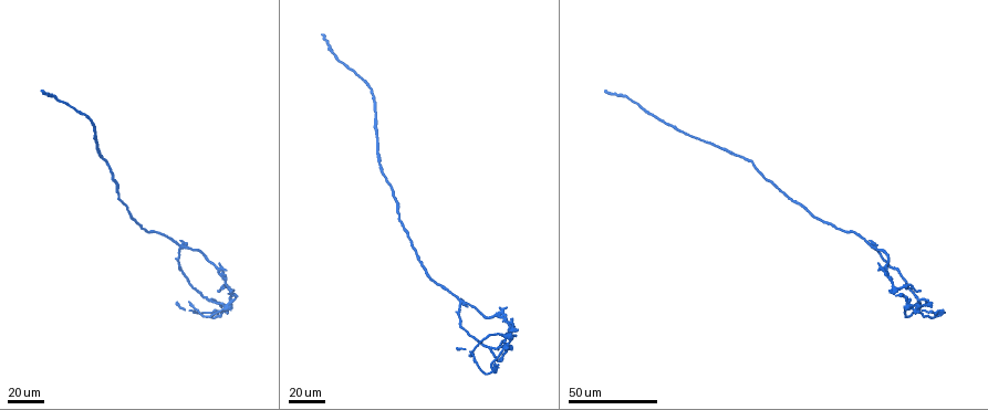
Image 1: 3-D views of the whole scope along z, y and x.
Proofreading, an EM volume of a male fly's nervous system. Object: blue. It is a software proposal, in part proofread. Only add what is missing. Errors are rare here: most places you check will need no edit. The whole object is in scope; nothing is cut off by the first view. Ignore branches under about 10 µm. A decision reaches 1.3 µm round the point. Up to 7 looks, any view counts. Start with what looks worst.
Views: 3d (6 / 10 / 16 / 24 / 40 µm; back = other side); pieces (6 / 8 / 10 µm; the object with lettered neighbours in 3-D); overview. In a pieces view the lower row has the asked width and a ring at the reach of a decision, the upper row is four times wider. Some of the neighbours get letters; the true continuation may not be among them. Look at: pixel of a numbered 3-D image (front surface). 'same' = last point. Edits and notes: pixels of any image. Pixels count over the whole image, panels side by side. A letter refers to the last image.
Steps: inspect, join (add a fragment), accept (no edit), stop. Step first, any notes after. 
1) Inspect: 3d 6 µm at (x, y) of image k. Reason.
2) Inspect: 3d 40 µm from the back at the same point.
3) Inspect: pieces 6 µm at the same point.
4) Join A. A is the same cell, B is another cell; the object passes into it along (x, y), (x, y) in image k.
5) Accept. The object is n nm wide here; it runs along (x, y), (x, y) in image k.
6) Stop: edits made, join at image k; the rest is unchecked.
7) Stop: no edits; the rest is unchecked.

Inspect: 3d 40 µm at (919, 292) of image 1. Free end.

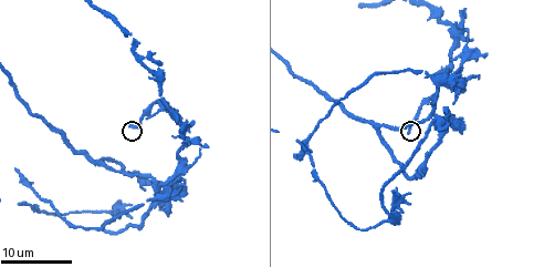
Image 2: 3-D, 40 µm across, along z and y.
Inspect: pieces 6 µm at (408, 133) of image 2.

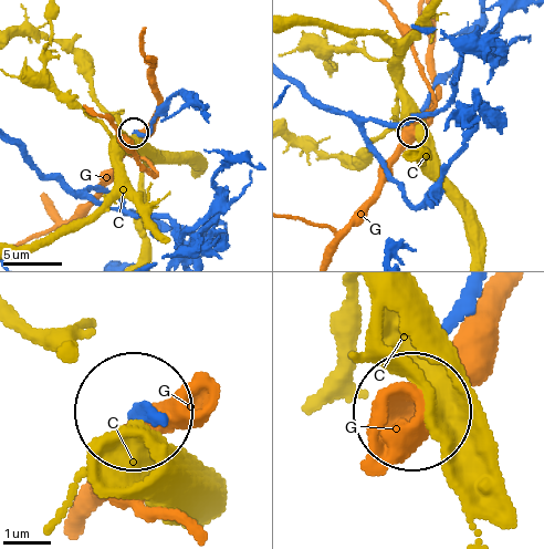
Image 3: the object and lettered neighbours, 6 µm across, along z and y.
Accept. The object is 200 nm wide here; C and G are other cells; none of them fits.

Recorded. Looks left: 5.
Inspect: 3d 24 µm at (604, 89) of image 1. An open end.

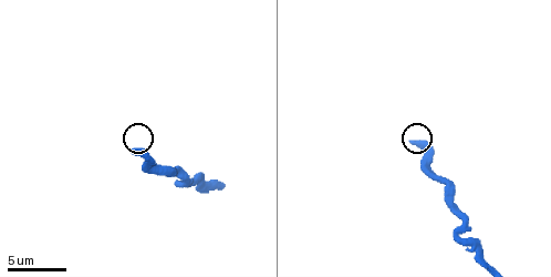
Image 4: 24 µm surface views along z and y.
Inspect: 3d 6 µm at (132, 152) of image 4.

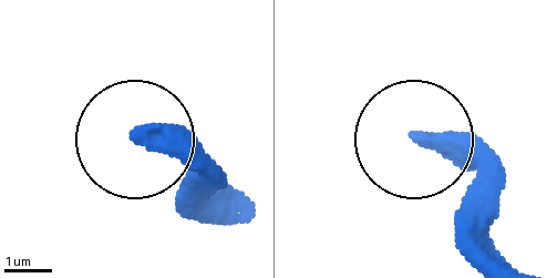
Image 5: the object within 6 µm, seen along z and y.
Inspect: pieces 10 µm at (418, 139) of image 5. See the neighbours.

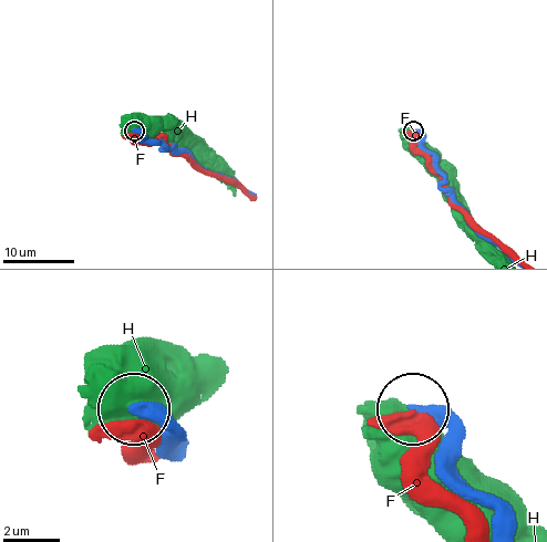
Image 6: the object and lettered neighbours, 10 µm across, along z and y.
Accept. F and H are other cells; it runs along (200, 167), (186, 153), (162, 149), (134, 131) in image 6; none of them fits.

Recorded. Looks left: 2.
Inspect: 3d 24 µm at (181, 241) of image 1. An open end.

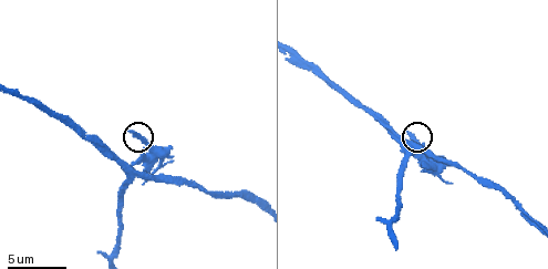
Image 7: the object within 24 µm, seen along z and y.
Inspect: pieces 8 µm at (407, 132) of image 7.

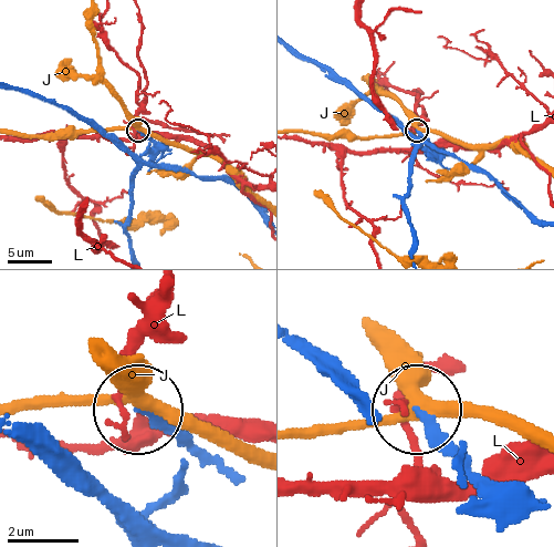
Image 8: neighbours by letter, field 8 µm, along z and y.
Accept. J and L are other cells; it runs along (478, 488), (421, 412) in image 8; no lettered fragment goes on from it.

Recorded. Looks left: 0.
Stop: no edits; the rest is unchecked.

